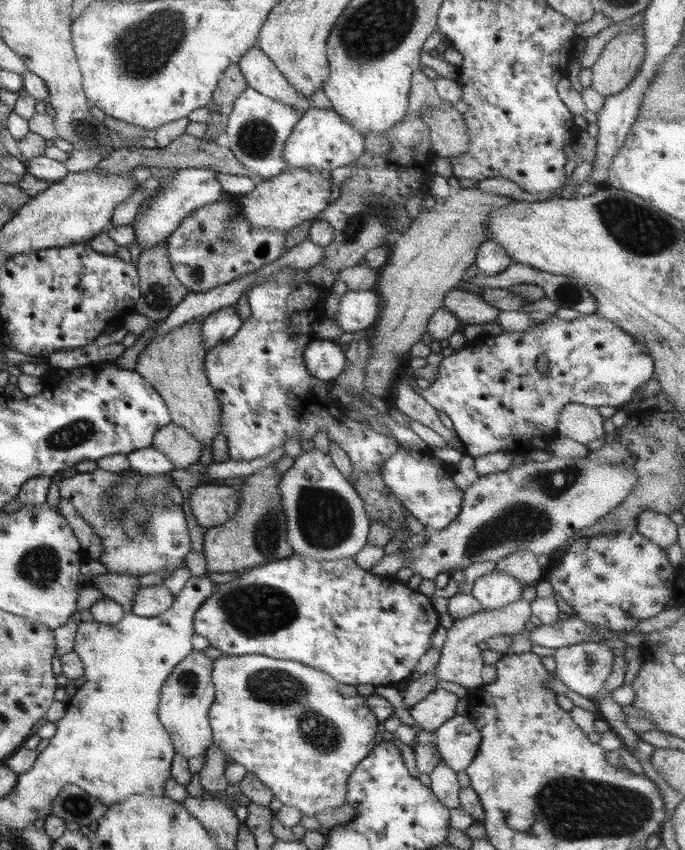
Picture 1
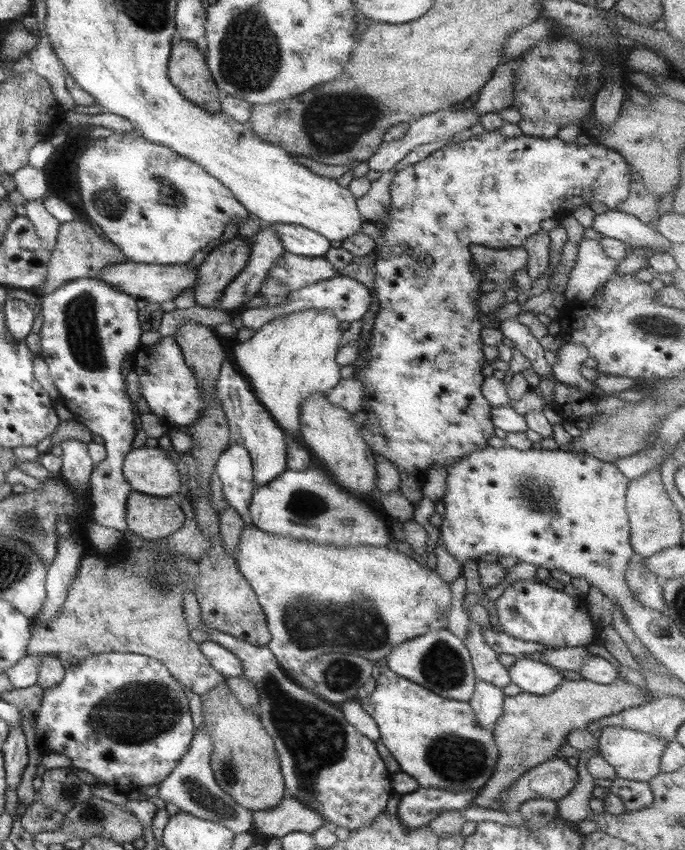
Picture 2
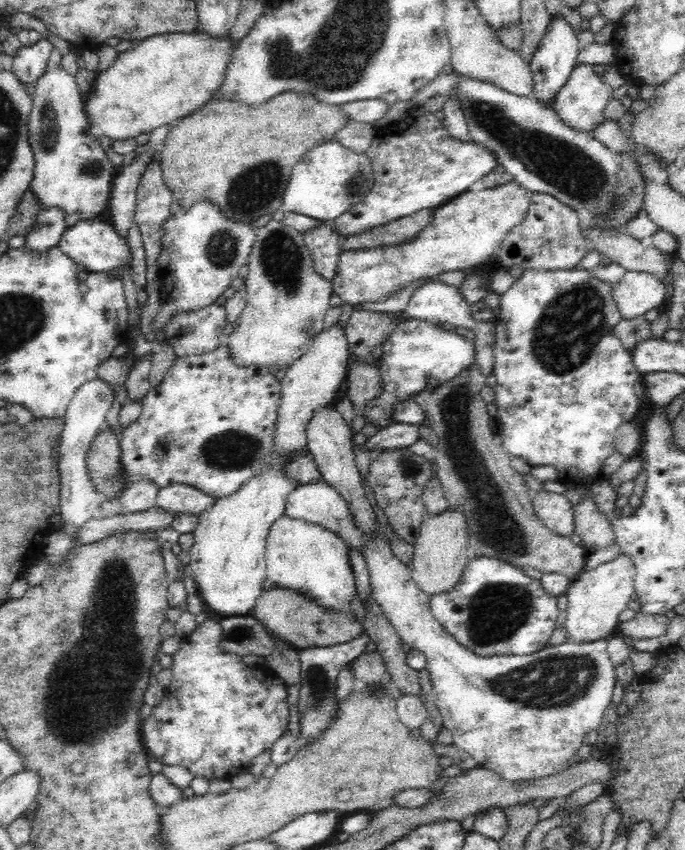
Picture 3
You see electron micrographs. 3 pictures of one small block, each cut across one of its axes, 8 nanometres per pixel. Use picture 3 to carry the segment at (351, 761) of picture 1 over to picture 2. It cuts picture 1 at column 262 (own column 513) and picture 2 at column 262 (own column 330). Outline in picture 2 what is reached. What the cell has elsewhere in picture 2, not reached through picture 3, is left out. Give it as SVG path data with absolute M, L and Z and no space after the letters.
M226 359L217 378L217 396L226 413L231 440L241 444L249 452L254 466L254 486L268 484L287 470L287 439L281 426L272 418L272 415L258 400L254 391L250 389L244 375L235 364Z

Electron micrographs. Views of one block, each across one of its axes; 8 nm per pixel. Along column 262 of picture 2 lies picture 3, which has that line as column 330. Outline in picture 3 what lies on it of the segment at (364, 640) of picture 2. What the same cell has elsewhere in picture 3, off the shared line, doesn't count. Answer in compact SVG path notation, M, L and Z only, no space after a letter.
M286 515L270 527L265 548L268 578L273 586L297 590L307 594L322 608L350 610L350 602L357 593L356 581L348 547L343 538L318 524L294 520Z

